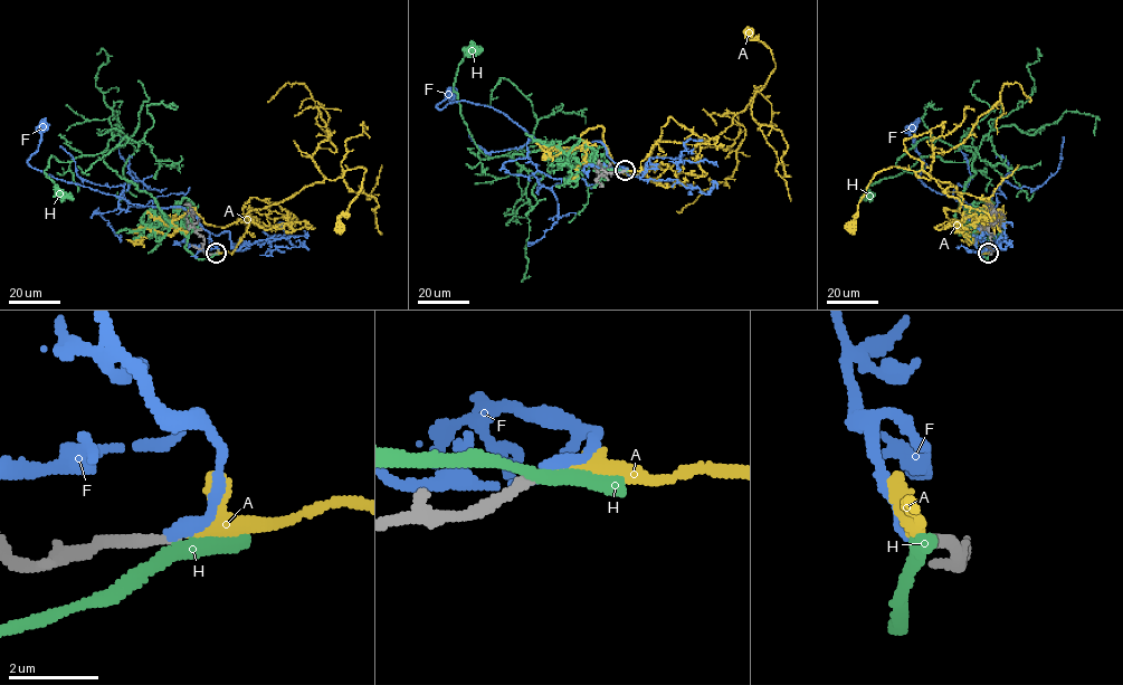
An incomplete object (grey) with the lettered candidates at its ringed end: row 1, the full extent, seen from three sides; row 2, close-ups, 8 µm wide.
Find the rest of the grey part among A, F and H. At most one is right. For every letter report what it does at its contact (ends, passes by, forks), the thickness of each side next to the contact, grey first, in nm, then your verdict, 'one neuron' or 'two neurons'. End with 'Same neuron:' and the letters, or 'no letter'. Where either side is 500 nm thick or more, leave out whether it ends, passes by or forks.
A: it ends there; 220 nm thick on the grey side, 240 nm on the other; one neuron
F: it ends there; 220 nm thick on the grey side, 320 nm on the other; two neurons
H: it passes by; 240 nm thick on the grey side, 280 nm on the other; two neurons
Same neuron: A

